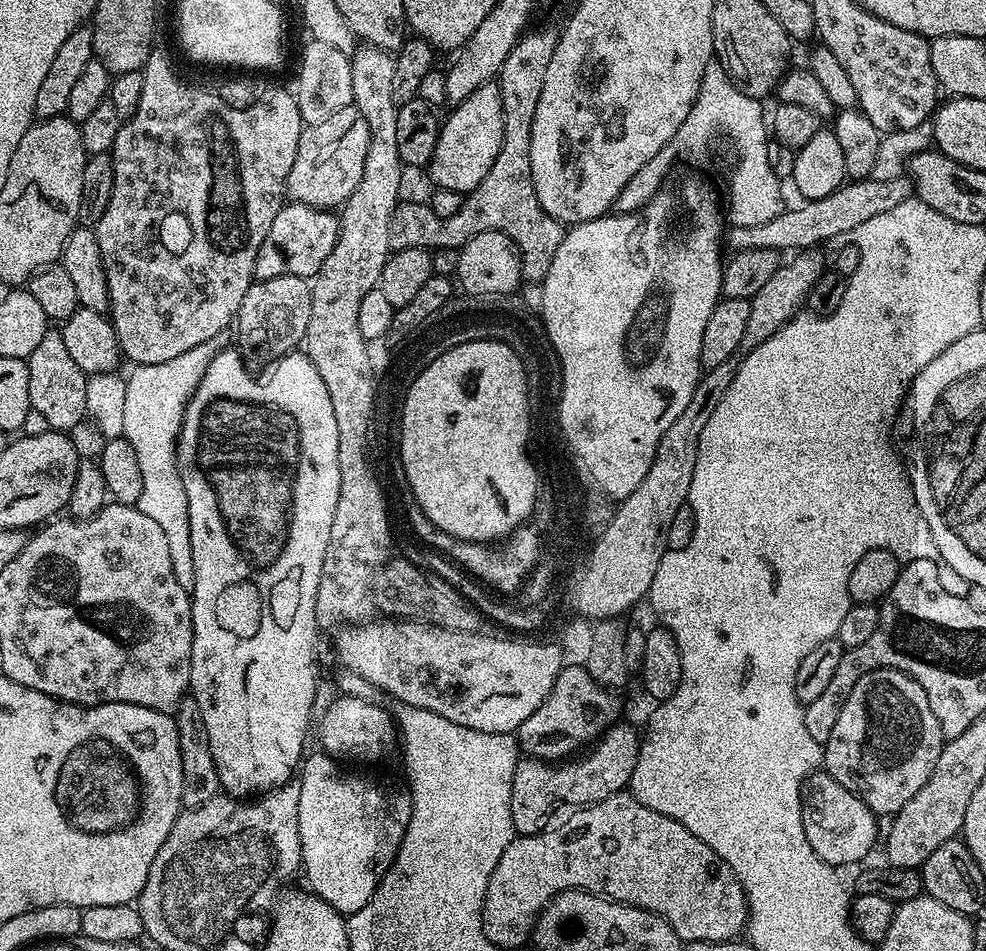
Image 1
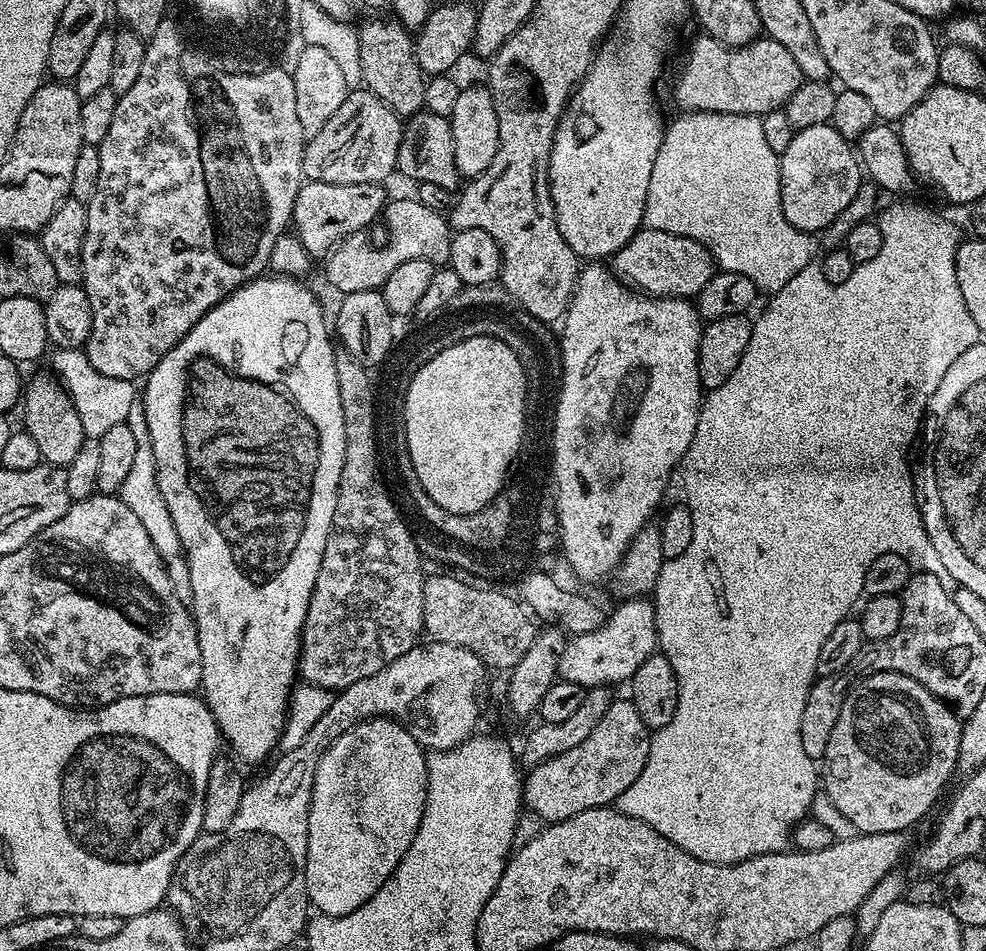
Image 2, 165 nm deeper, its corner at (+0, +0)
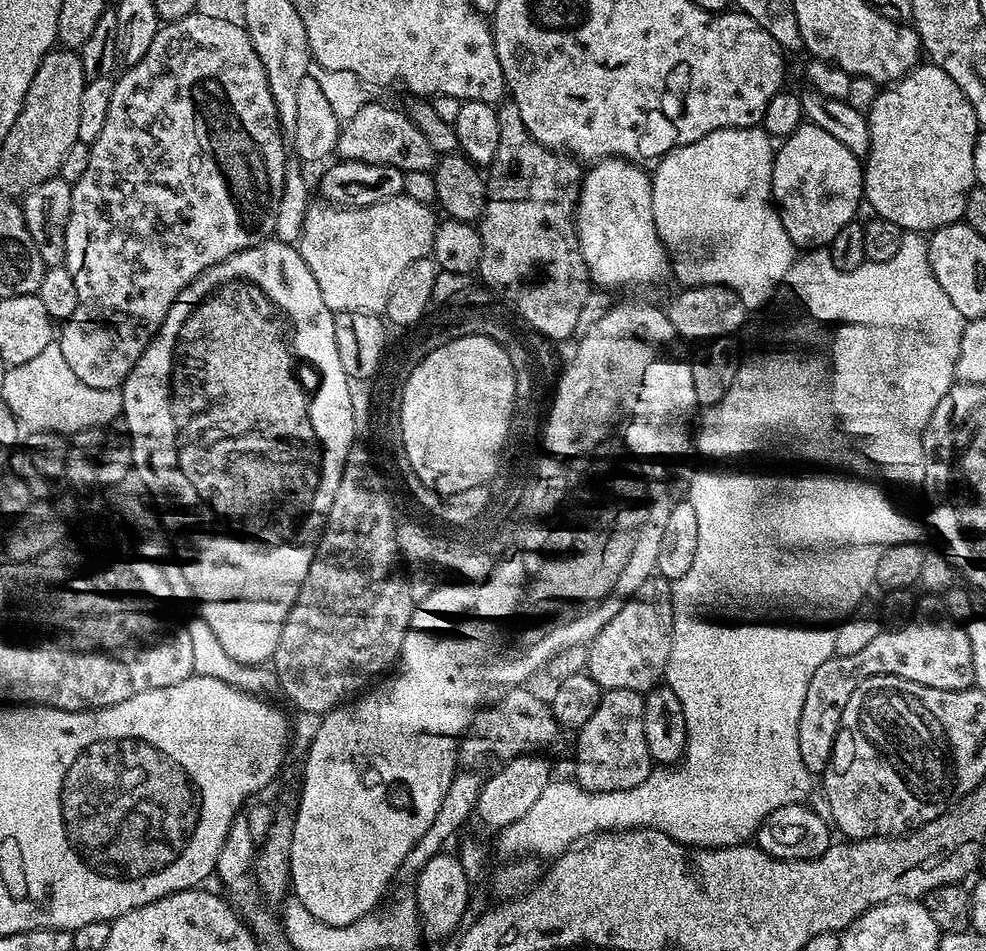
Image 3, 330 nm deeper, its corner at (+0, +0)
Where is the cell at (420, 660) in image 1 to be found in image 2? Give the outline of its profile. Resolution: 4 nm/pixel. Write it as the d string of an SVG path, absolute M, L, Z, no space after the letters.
M628 598L609 611L603 628L590 630L565 643L558 654L558 676L581 688L603 688L631 681L633 674L654 655L658 648L656 638L656 606L648 598Z

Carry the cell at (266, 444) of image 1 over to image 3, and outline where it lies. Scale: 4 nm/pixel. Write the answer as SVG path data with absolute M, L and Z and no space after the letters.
M275 238L266 239L258 246L242 250L238 254L226 258L222 263L210 266L202 275L194 278L194 282L190 282L190 286L186 286L186 290L182 290L182 294L178 294L174 306L170 306L170 314L166 314L162 326L156 331L155 338L146 346L142 358L138 358L134 370L130 370L130 374L124 379L122 385L124 398L122 423L124 422L125 426L128 427L126 435L132 441L132 467L135 475L139 476L145 489L155 499L157 496L164 503L162 520L169 533L176 532L176 544L180 547L181 557L179 556L179 559L182 561L182 574L186 574L186 582L192 591L192 600L195 603L200 603L199 616L206 622L206 626L210 626L210 630L214 630L218 642L222 642L223 648L226 649L226 654L230 654L230 658L234 658L238 662L262 664L271 661L274 650L278 646L278 638L282 634L286 614L290 614L290 610L298 598L298 590L306 578L306 570L310 570L310 562L316 553L316 541L320 539L320 534L324 530L324 522L327 520L328 511L334 502L334 494L338 494L338 482L342 478L342 470L348 457L348 451L354 447L355 440L352 439L356 436L356 408L352 405L351 386L353 387L350 383L350 377L346 374L346 370L342 370L342 358L338 358L338 342L334 342L334 314L326 306L326 301L322 298L322 290L318 290L318 282L314 282L314 274L310 274L310 266L306 266L306 262L300 257L299 247L283 244L282 241Z

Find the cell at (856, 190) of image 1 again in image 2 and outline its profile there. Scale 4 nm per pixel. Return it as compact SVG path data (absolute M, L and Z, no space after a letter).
M647 226L616 252L610 264L618 280L641 293L665 299L695 298L716 273L715 260L696 239Z

